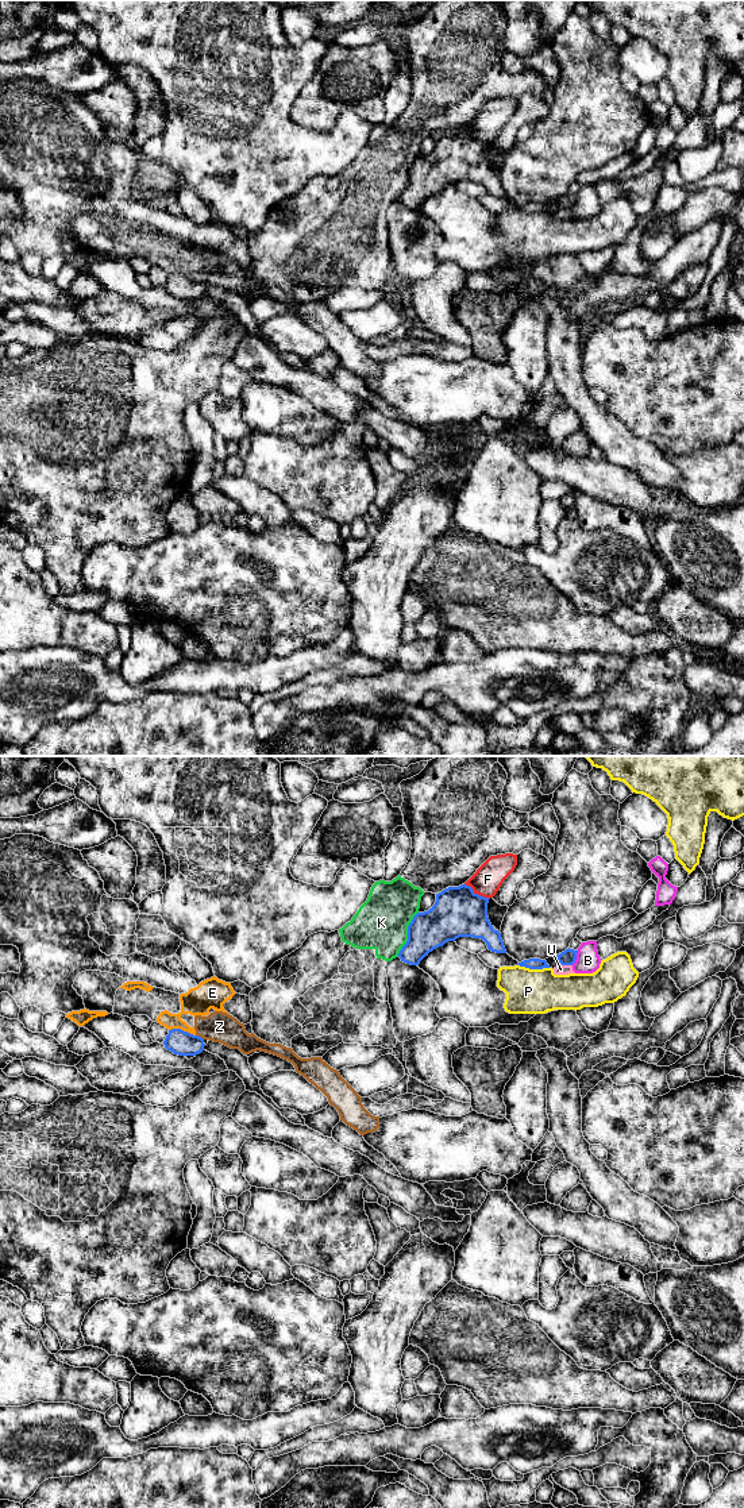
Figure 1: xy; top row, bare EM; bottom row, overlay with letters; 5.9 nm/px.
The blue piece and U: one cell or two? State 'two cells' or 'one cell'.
two cells

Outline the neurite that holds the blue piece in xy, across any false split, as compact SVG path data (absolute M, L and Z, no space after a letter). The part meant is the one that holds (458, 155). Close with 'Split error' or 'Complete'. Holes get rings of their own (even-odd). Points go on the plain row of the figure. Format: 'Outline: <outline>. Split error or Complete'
Outline: M466 128L436 138L435 149L417 157L409 167L408 185L398 201L419 209L429 196L459 181L481 182L489 194L506 197L501 177L489 165L487 147L489 142L475 138Z. Complete

